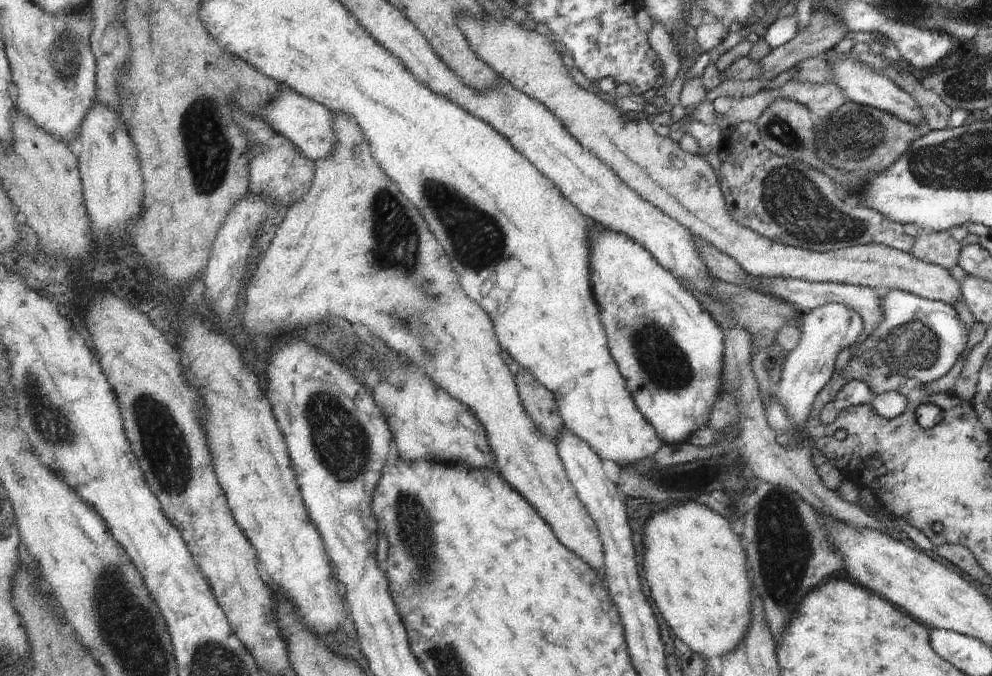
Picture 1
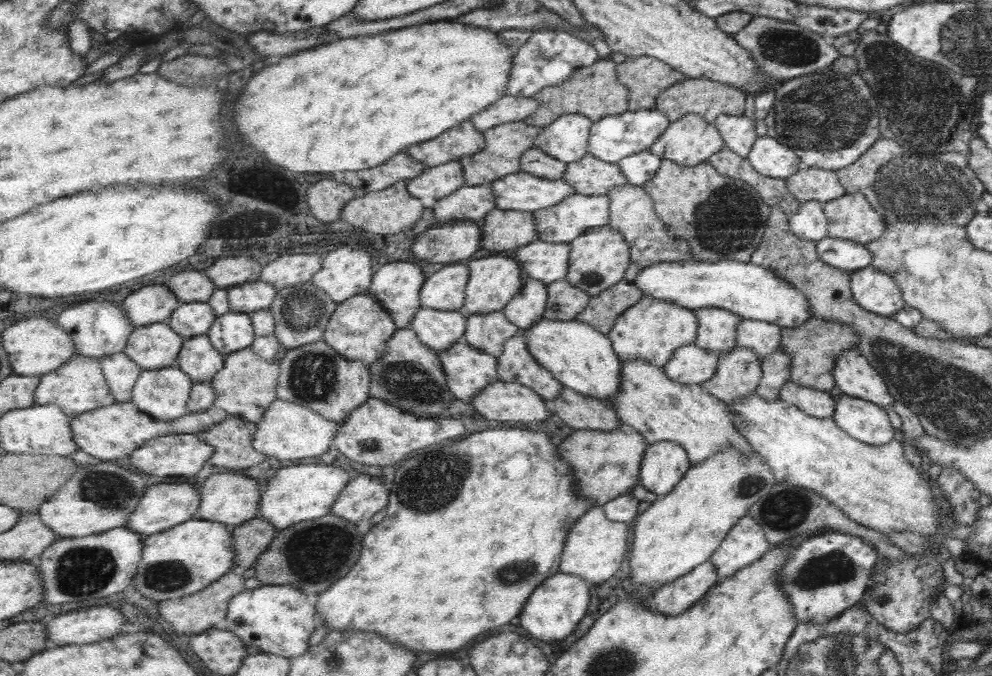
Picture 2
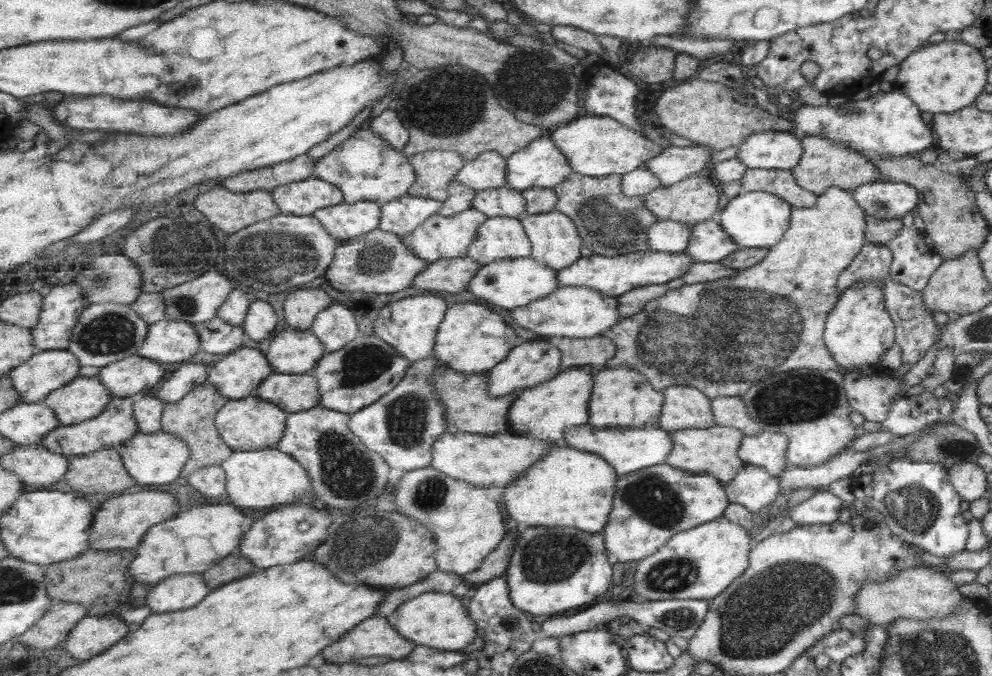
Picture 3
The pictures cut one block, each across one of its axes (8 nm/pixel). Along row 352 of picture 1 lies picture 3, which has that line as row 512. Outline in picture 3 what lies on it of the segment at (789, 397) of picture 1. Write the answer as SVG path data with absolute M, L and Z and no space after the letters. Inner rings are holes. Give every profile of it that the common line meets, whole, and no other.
M817 490L811 498L797 504L795 508L791 508L789 518L797 526L831 524L837 520L839 508L847 508L847 506L843 506L843 502L839 498L835 498L833 494L829 494L827 490Z

